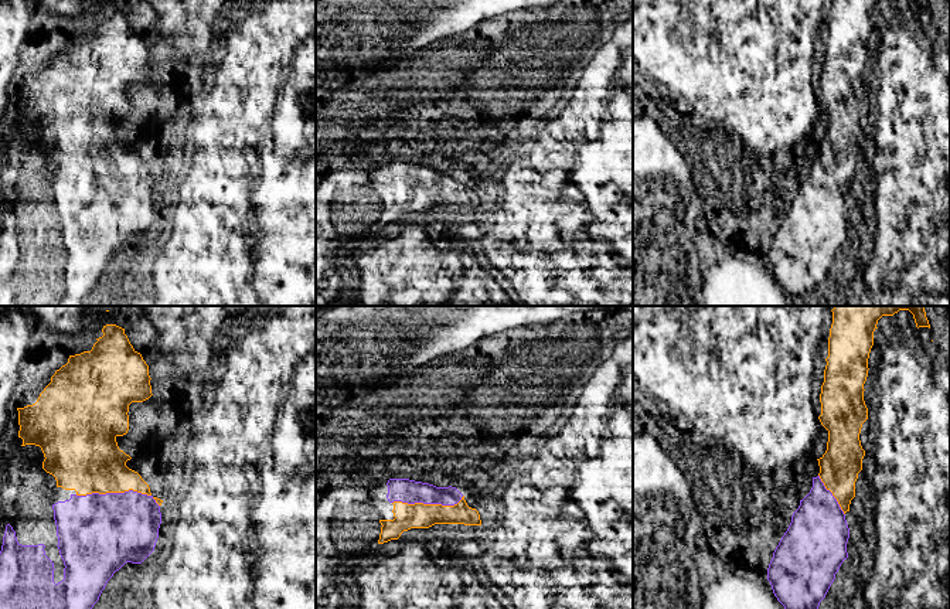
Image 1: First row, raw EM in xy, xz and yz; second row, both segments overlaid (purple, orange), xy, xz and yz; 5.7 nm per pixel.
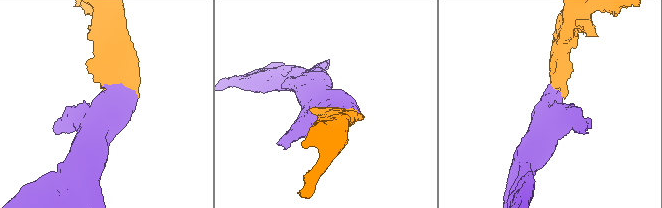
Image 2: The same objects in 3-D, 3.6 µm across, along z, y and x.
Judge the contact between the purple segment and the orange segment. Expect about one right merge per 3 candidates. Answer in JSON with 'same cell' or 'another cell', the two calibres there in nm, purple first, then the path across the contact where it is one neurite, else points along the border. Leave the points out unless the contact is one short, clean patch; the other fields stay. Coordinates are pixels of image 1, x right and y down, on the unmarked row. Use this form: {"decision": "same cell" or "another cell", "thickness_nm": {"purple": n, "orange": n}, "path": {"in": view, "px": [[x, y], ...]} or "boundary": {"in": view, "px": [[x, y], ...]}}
{"decision": "same cell", "thickness_nm": {"purple": 440, "orange": 380}}

